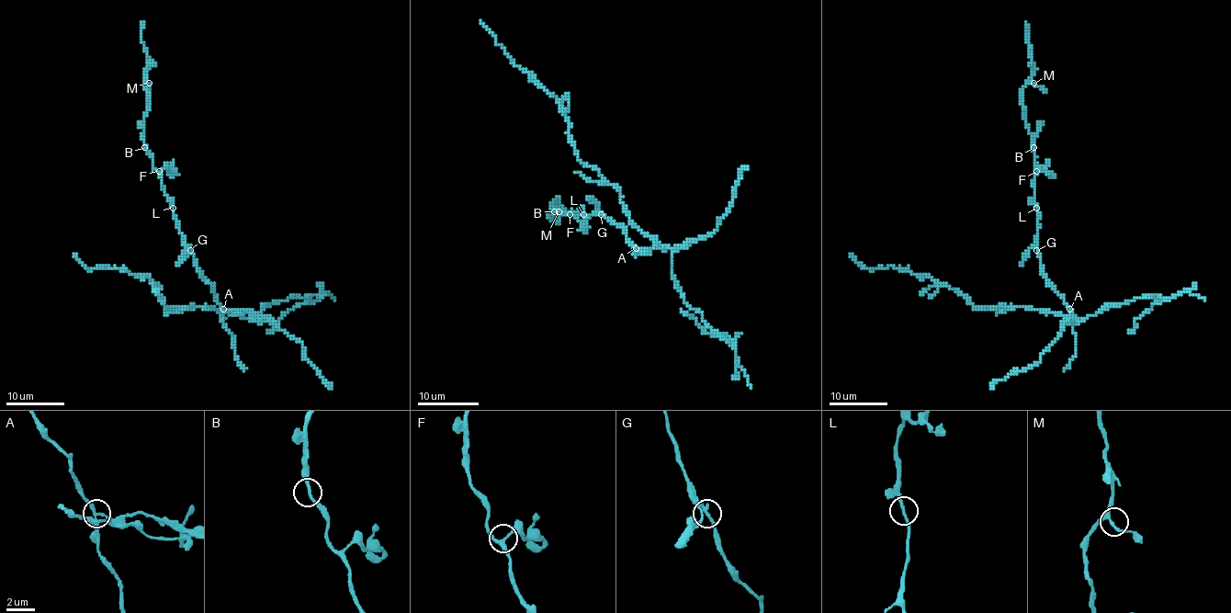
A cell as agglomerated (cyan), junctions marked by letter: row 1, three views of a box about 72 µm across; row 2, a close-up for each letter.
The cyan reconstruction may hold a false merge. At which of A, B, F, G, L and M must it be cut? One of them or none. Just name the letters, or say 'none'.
A

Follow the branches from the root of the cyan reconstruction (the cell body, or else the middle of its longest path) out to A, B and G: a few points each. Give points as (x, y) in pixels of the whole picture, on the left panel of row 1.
A: (237, 310), (228, 312), (224, 309)
B: (237, 310), (222, 307), (199, 270), (153, 156), (144, 147)
G: (237, 310), (228, 312), (222, 307), (212, 285), (199, 270), (190, 250)

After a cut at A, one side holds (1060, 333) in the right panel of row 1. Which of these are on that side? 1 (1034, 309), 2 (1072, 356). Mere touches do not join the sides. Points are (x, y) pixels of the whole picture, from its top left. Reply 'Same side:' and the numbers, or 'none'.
Same side: 1

